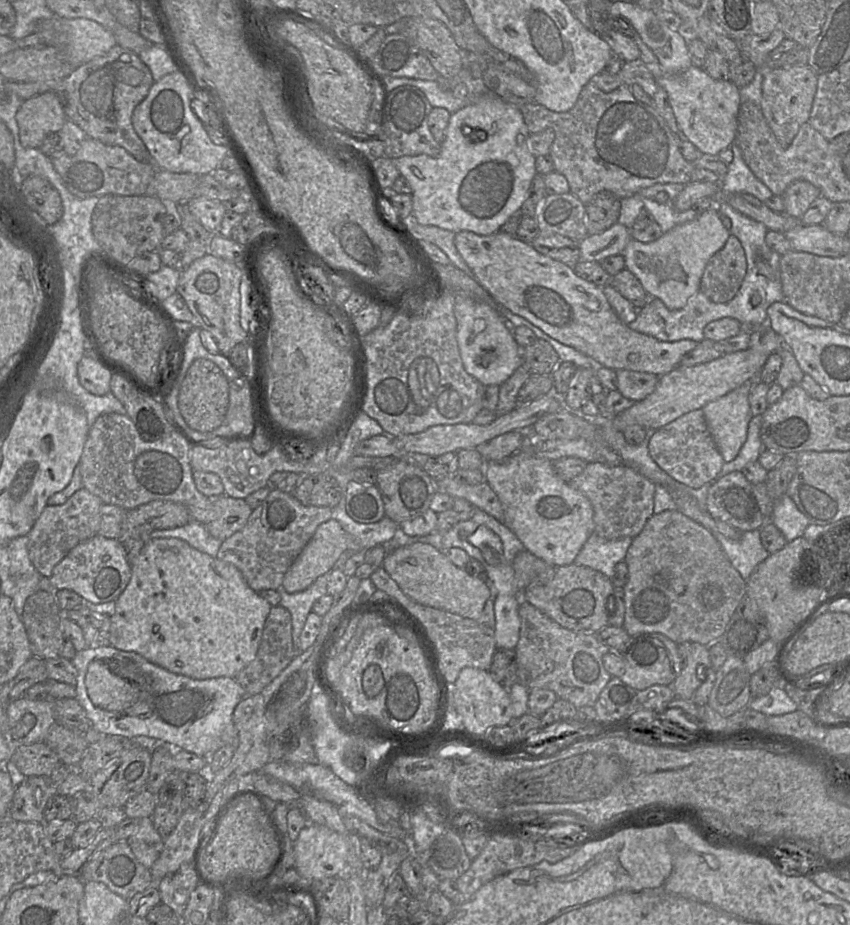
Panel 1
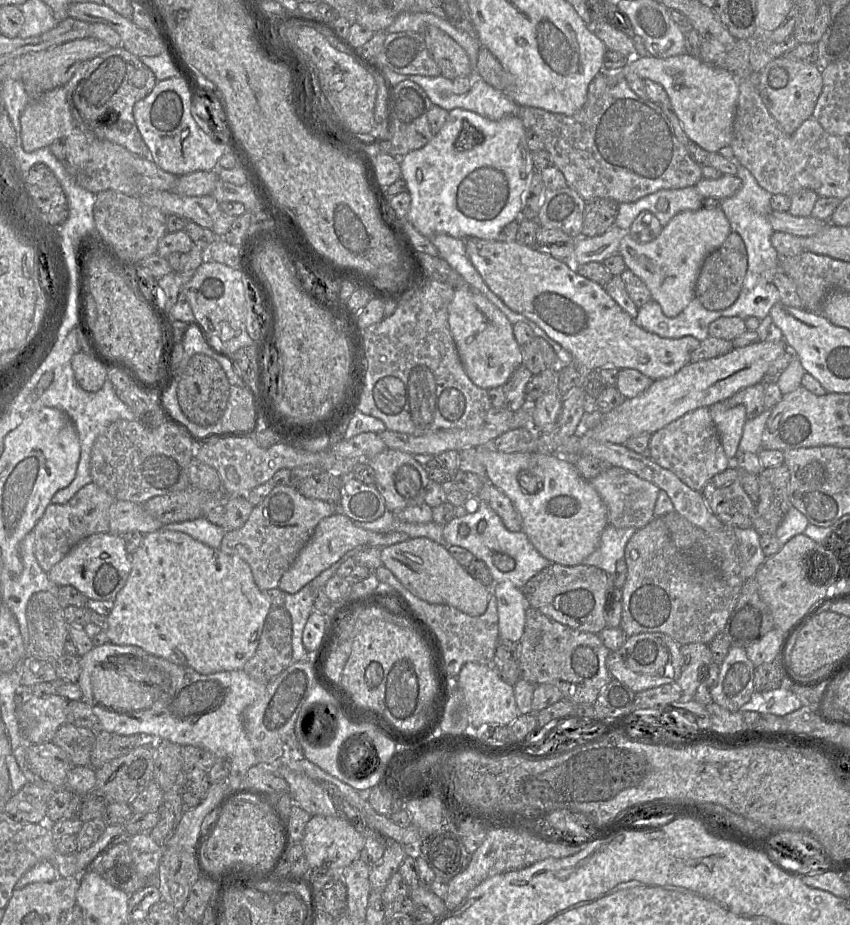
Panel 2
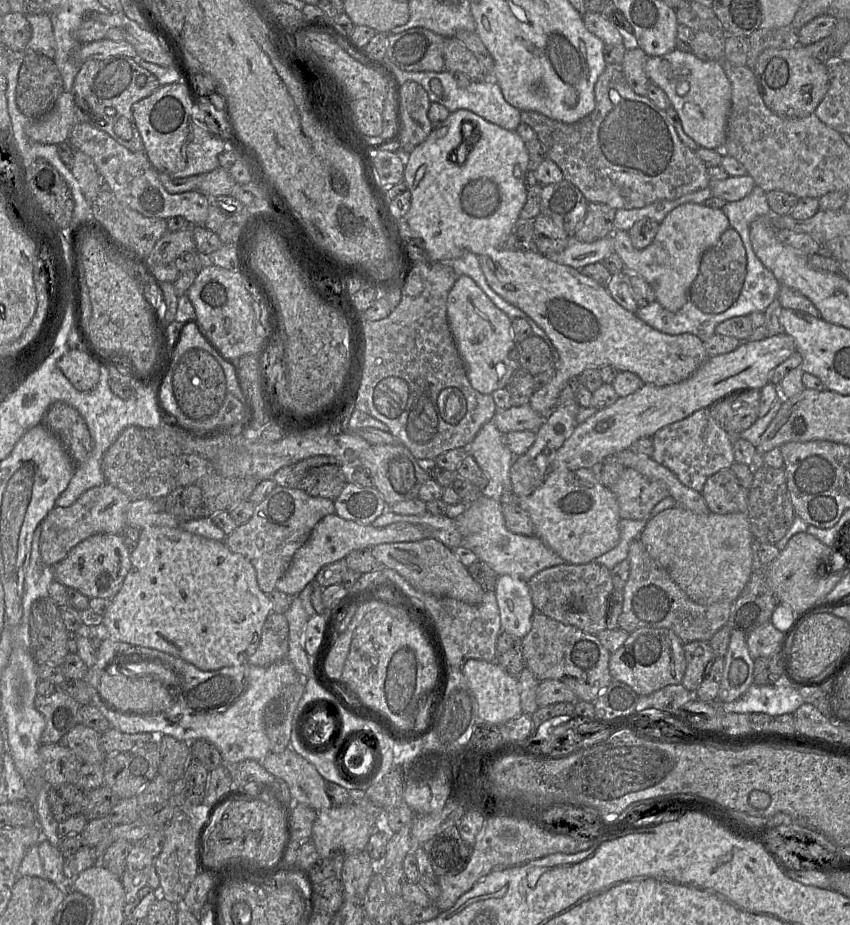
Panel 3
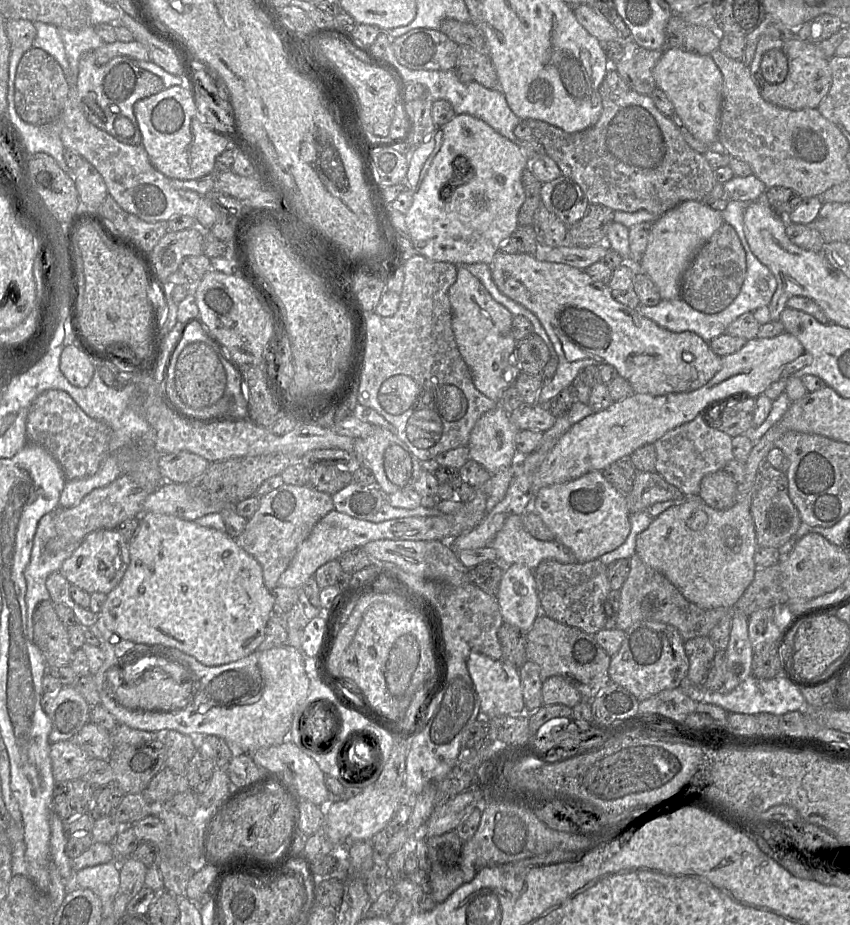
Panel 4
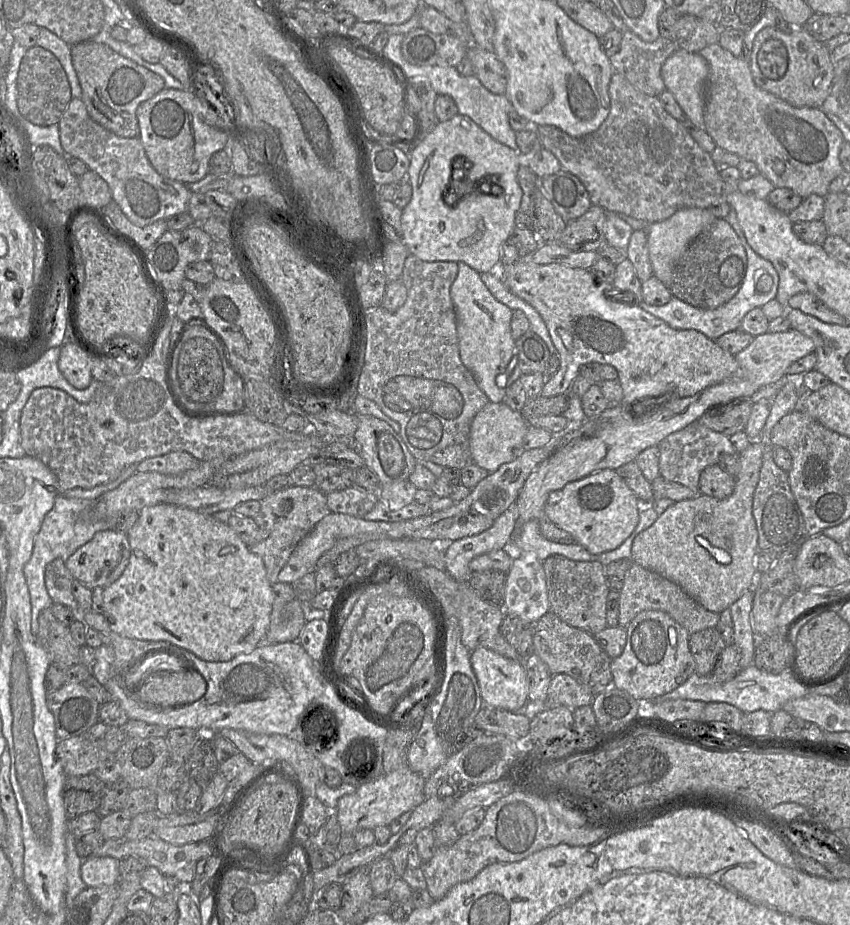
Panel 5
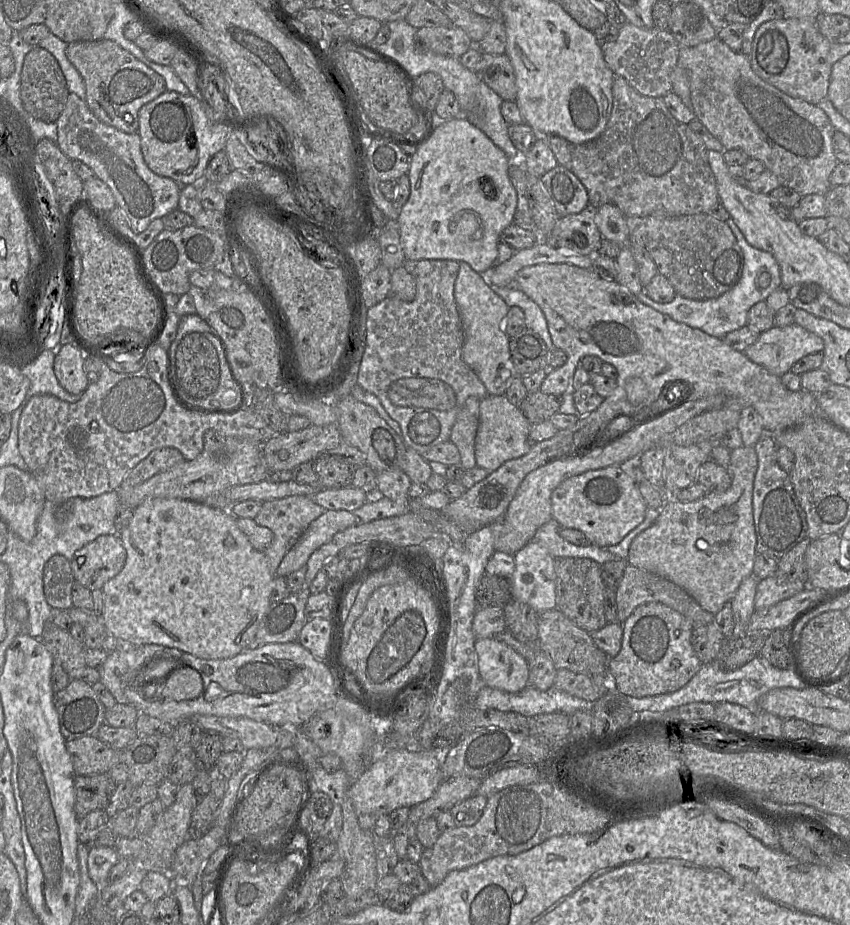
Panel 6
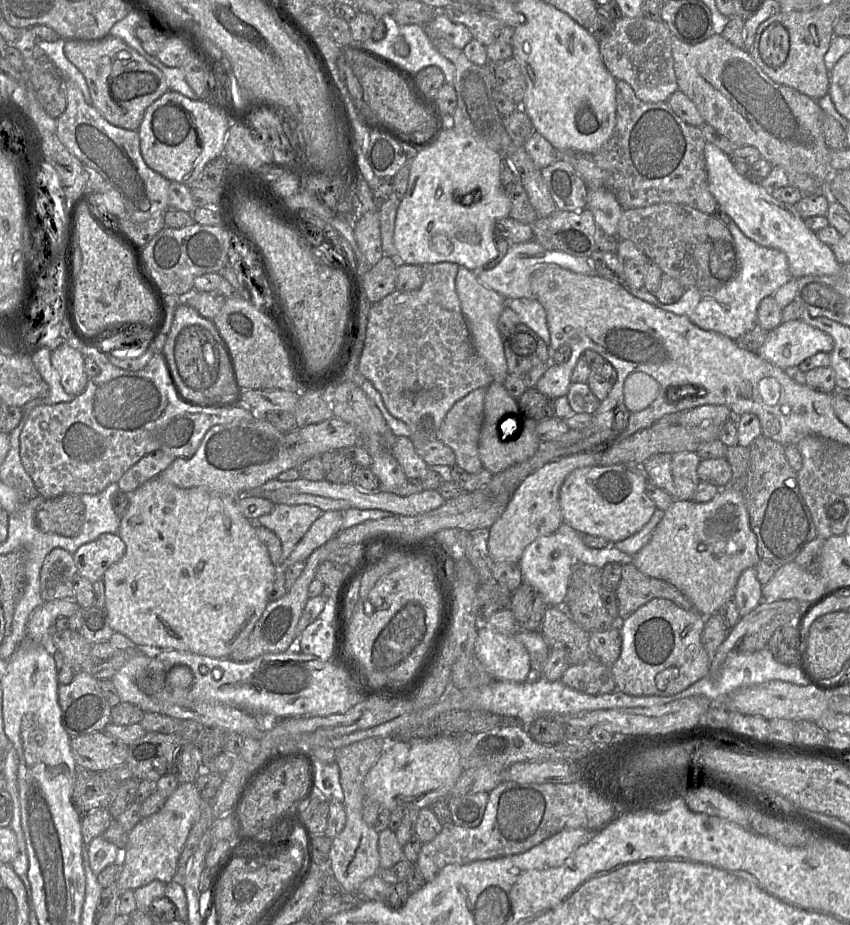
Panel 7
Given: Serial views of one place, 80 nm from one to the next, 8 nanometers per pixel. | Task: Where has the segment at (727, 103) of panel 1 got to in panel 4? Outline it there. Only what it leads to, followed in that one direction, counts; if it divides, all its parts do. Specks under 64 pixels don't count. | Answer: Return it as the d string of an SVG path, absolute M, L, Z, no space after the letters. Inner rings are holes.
M666 47L653 69L657 88L661 89L673 103L675 114L684 127L698 141L707 145L717 142L721 114L723 76L710 55L695 55L683 48Z

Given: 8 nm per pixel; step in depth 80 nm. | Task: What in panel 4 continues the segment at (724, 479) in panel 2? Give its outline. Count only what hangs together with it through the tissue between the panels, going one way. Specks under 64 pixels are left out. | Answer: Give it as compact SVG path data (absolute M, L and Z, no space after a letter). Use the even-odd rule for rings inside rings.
M725 470L705 475L700 483L699 497L711 508L728 510L737 502L738 483Z

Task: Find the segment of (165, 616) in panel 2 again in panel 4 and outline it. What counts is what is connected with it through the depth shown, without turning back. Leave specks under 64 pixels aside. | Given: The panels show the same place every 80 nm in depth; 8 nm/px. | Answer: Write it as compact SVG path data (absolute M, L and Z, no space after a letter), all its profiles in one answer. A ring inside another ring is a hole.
M145 512L128 544L129 565L98 614L111 631L135 643L176 648L206 666L228 664L258 650L274 598L264 584L261 565L234 538L177 516Z

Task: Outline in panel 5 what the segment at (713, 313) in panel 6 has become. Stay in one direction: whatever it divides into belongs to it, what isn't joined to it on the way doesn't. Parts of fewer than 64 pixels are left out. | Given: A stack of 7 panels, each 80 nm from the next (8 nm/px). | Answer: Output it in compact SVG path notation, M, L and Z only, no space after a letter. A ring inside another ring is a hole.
M731 209L724 219L738 235L747 256L747 269L743 283L731 300L715 309L697 308L674 296L663 306L649 305L643 299L637 303L643 310L663 320L671 328L677 330L697 330L714 341L725 333L739 329L744 316L750 310L758 307L761 308L767 302L776 298L779 286L779 275L773 264L759 256L747 243L744 232L738 222L736 212Z

